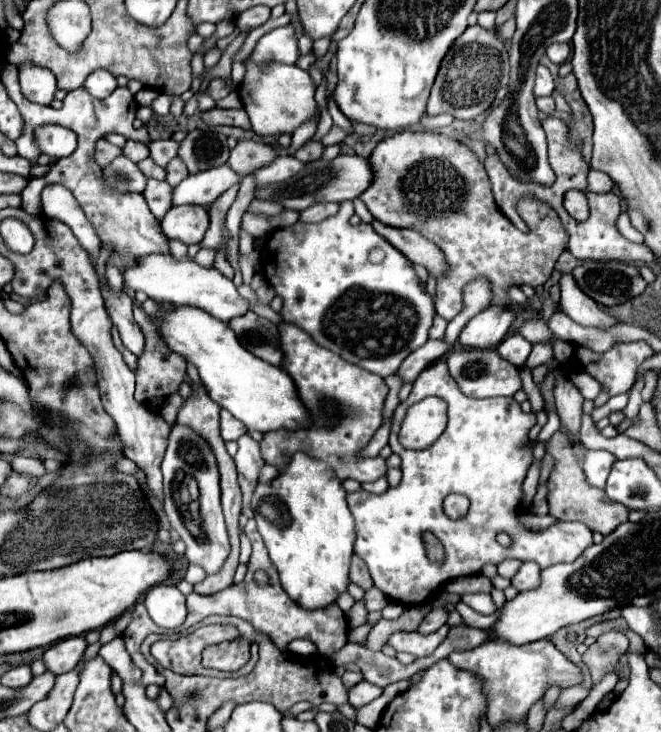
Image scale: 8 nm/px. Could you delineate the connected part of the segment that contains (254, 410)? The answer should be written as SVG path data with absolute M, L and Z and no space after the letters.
M145 300L143 310L157 326L165 346L199 370L209 398L241 420L247 430L299 430L309 424L307 410L297 396L291 376L283 368L267 364L245 350L227 322L197 310L197 306L173 306L173 310L165 310L155 300Z

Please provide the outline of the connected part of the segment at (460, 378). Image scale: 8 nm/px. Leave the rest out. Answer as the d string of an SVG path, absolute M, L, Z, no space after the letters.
M455 348L449 352L447 366L461 392L471 398L489 398L489 396L513 396L521 390L519 368L503 360L497 350L473 350L473 348Z

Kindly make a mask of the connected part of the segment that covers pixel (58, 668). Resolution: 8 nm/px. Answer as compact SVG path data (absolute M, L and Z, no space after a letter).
M85 638L59 640L51 648L45 650L45 654L43 654L45 668L53 674L65 674L65 672L69 672L77 666L77 662L81 660L85 648L87 648Z

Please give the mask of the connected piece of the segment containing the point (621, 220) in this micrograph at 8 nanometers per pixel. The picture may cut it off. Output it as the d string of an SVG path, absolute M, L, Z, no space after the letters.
M621 212L619 214L619 218L617 218L617 222L615 222L615 226L617 226L617 230L627 238L627 240L631 240L631 242L643 242L643 236L631 226L631 222L629 222L629 216L625 214L625 212Z

